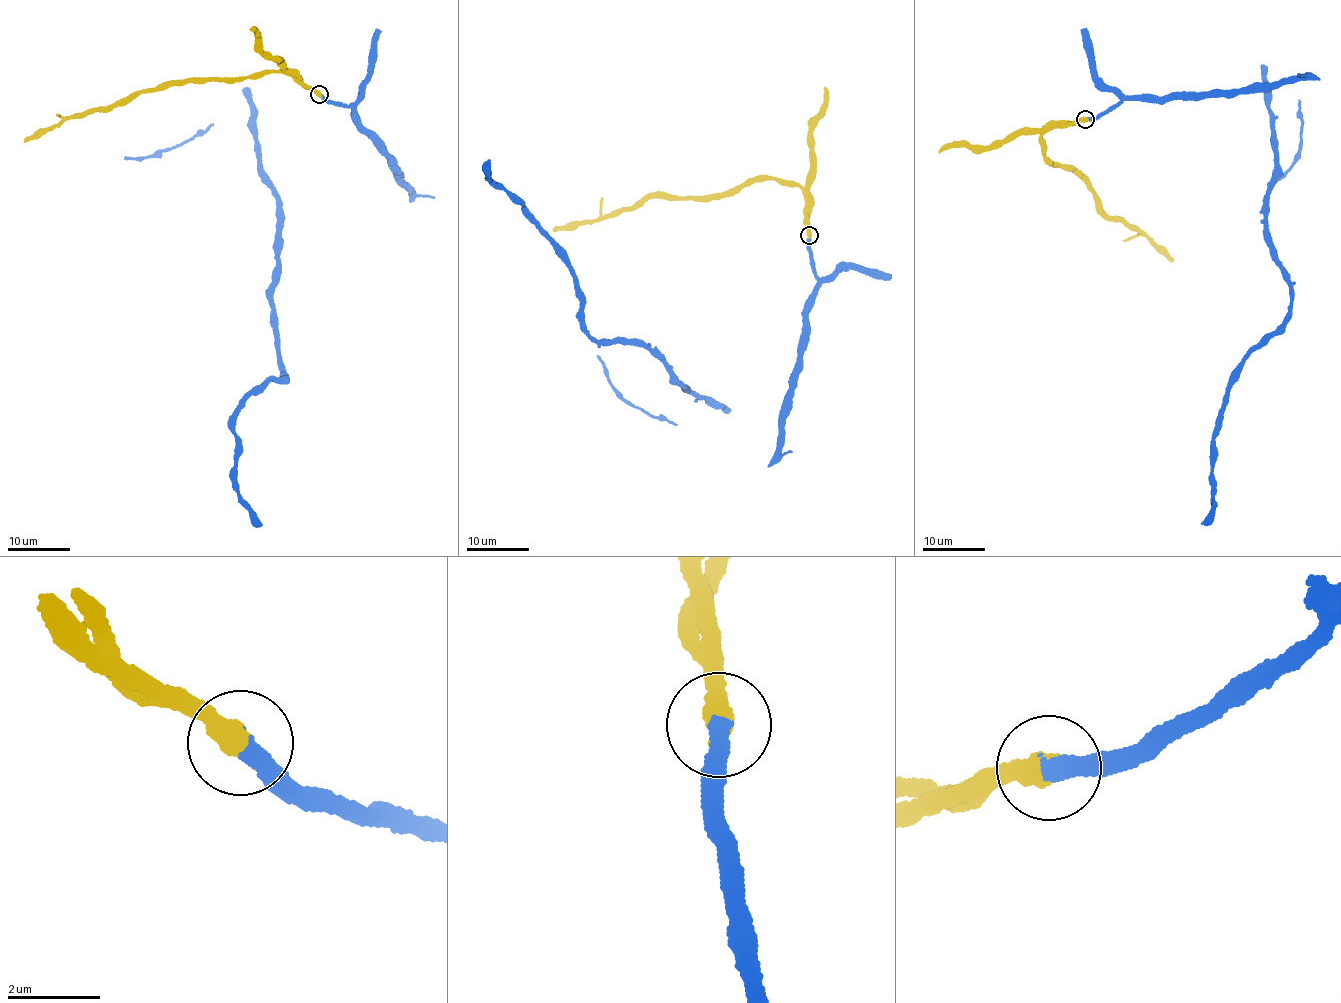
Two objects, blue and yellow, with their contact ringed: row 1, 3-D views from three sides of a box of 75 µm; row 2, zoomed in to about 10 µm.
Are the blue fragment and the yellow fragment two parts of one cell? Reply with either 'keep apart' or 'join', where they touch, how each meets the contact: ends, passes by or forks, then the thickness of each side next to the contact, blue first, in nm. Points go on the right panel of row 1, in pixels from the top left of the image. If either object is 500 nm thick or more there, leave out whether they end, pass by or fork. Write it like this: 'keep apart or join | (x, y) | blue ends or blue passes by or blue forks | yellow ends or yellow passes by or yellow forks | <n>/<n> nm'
join | (1085, 119) | 320/500 nm

